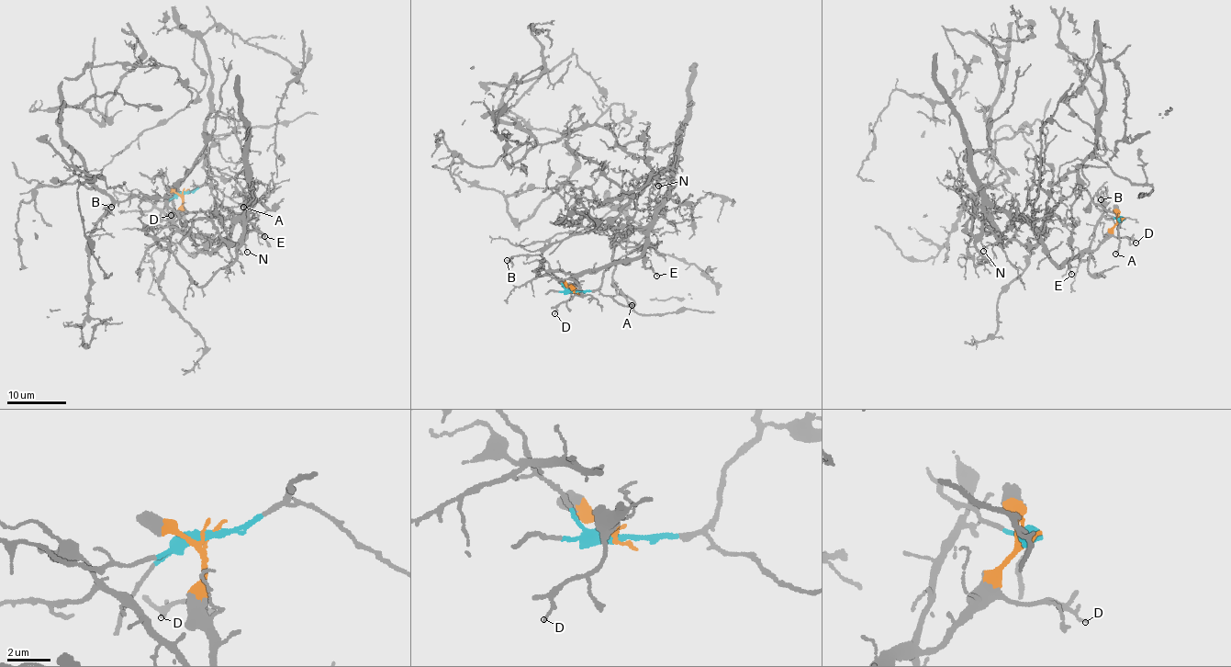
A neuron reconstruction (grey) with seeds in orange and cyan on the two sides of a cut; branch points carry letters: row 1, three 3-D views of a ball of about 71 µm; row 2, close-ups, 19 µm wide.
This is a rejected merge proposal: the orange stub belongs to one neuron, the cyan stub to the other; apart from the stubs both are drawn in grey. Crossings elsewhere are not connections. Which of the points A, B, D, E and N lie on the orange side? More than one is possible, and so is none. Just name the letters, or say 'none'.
D, N

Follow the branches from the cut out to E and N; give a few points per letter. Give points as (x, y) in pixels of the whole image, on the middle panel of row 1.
E: (575, 292), (598, 288), (611, 265), (612, 249), (619, 243), (624, 248), (642, 249), (643, 265), (657, 276)
N: (575, 292), (577, 277), (632, 262), (642, 252), (669, 170), (658, 177), (659, 186)

